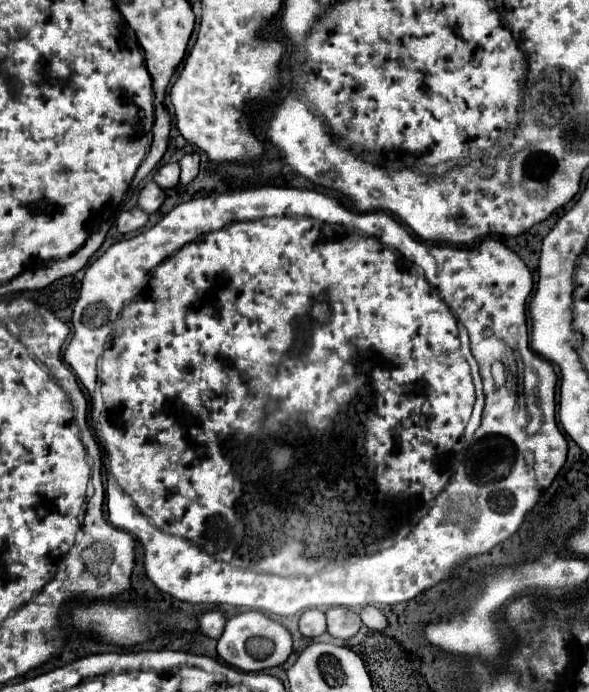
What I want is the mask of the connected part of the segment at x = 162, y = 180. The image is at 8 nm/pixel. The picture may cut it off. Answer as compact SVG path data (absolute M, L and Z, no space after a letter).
M164 164L154 174L154 182L164 190L174 188L178 184L178 178L180 178L180 166L178 164Z

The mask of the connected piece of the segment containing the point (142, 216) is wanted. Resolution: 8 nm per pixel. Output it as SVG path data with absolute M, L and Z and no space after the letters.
M132 208L132 210L126 210L126 212L120 212L118 220L116 220L116 226L118 226L118 232L122 234L128 234L128 232L136 232L140 228L144 228L148 222L148 214L142 210L142 208Z

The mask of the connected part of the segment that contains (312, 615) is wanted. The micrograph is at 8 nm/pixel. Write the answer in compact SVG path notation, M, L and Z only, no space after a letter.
M306 610L300 616L300 632L306 638L316 638L322 632L326 632L326 618L322 610Z

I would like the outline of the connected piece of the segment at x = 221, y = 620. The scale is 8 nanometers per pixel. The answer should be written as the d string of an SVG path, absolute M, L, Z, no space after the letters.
M212 610L212 612L206 612L200 616L200 630L208 636L208 638L214 638L218 640L224 632L224 626L226 626L226 616L218 610Z

